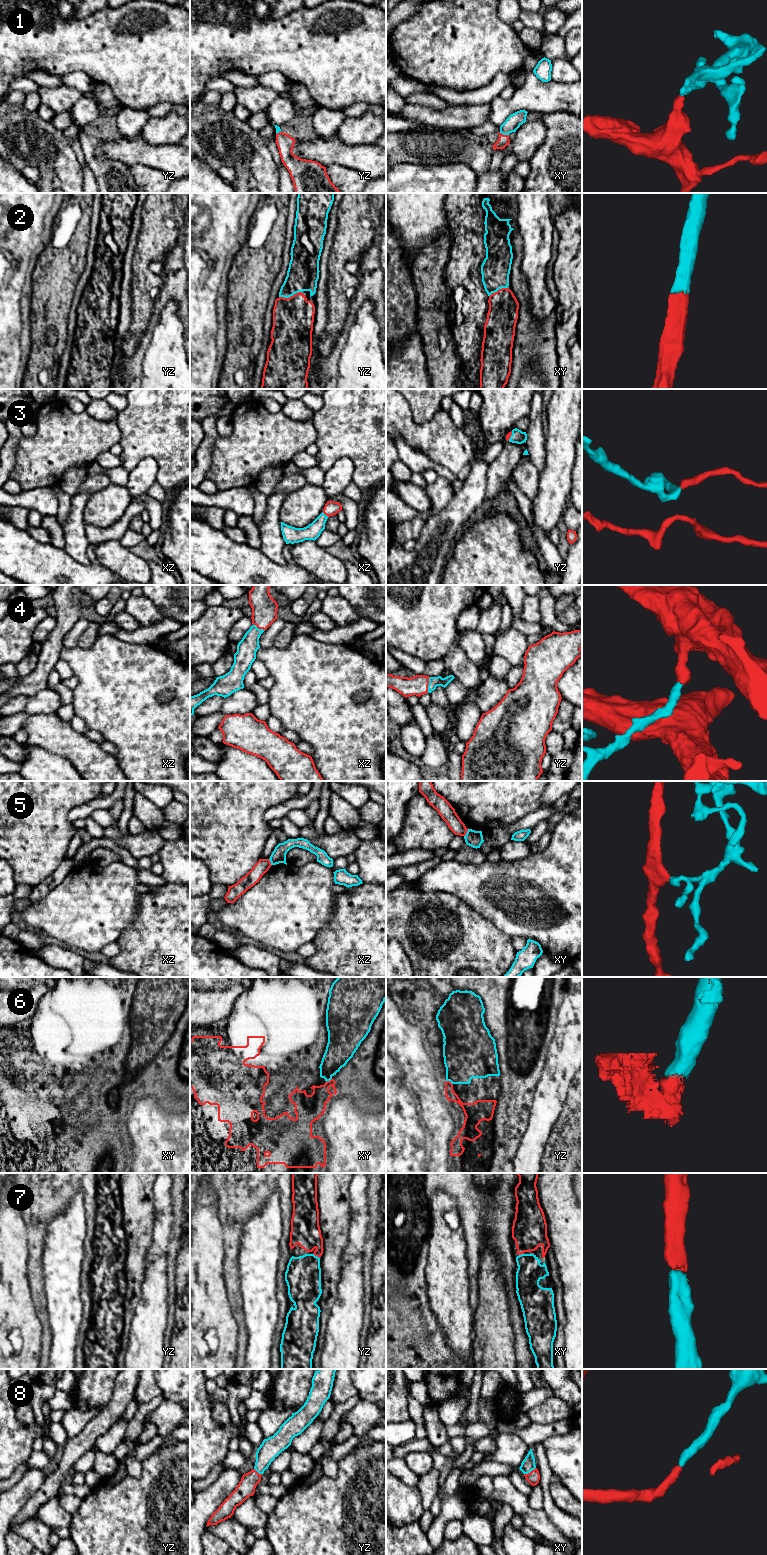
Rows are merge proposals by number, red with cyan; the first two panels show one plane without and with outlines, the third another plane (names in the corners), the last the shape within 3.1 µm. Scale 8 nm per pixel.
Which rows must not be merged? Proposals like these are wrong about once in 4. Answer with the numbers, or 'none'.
5

